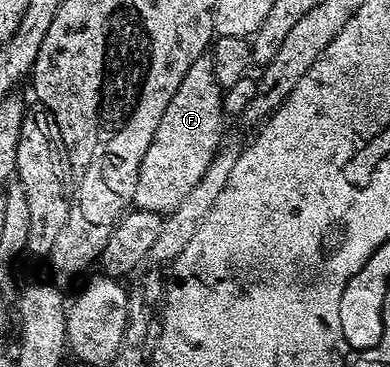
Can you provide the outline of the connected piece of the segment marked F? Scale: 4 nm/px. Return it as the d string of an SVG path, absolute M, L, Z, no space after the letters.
M209 55L196 59L196 63L188 67L184 83L176 87L176 95L172 95L172 103L168 103L164 116L160 119L160 127L156 127L152 143L148 143L148 151L144 151L136 179L136 195L132 202L134 209L165 215L176 211L176 207L180 207L180 203L188 199L192 187L200 183L201 177L208 171L208 163L212 163L224 141L223 92L216 79L216 71L212 71Z

